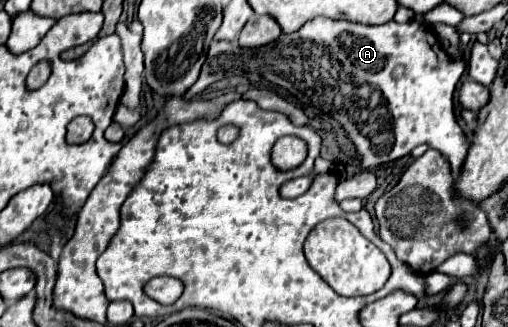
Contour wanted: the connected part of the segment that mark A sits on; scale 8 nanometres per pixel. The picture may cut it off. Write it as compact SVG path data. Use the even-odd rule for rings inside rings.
M316 17L302 25L296 33L282 35L278 41L268 43L260 49L240 49L234 41L214 41L210 45L208 57L202 65L200 77L190 89L190 93L184 93L184 99L196 97L200 91L204 91L210 83L220 81L224 77L242 75L250 81L268 81L278 87L284 87L294 97L298 97L304 105L322 109L332 119L336 119L350 143L356 149L356 159L362 169L376 169L380 165L388 165L396 159L402 159L410 155L410 151L416 145L428 143L430 147L438 149L452 165L454 177L460 173L460 167L464 163L468 141L456 123L454 117L454 89L464 73L466 63L454 61L448 57L448 53L442 49L438 37L434 35L432 27L408 21L404 25L388 21L384 25L358 25L348 21L332 21L326 17ZM396 67L404 67L404 75L394 79L392 71Z

